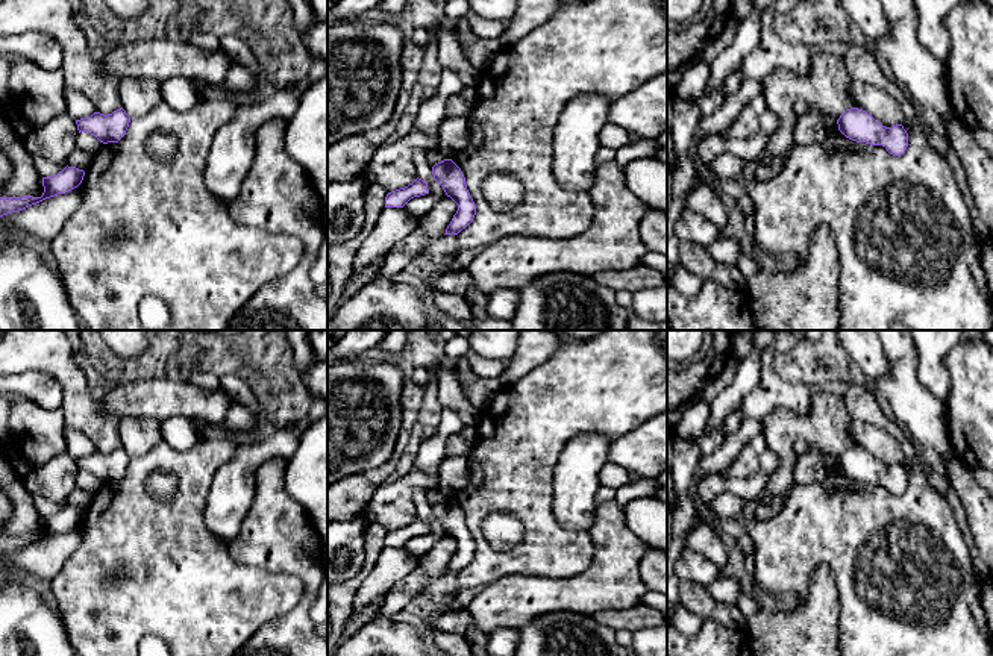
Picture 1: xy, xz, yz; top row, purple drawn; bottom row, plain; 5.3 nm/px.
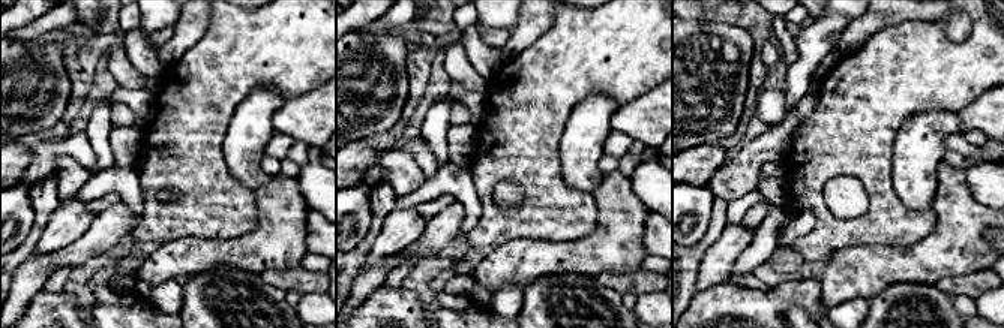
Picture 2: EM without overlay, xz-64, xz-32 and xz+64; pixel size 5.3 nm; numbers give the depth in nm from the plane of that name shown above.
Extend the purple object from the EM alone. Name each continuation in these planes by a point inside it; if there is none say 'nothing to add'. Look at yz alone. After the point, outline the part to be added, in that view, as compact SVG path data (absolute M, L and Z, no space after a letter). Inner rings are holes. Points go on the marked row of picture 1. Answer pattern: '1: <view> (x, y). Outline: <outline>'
nothing to add

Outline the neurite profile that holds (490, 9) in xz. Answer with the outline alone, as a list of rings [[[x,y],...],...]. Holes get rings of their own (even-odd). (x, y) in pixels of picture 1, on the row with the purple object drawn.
[[[470,0],[470,11],[485,20],[508,23],[515,12],[517,0]]]

